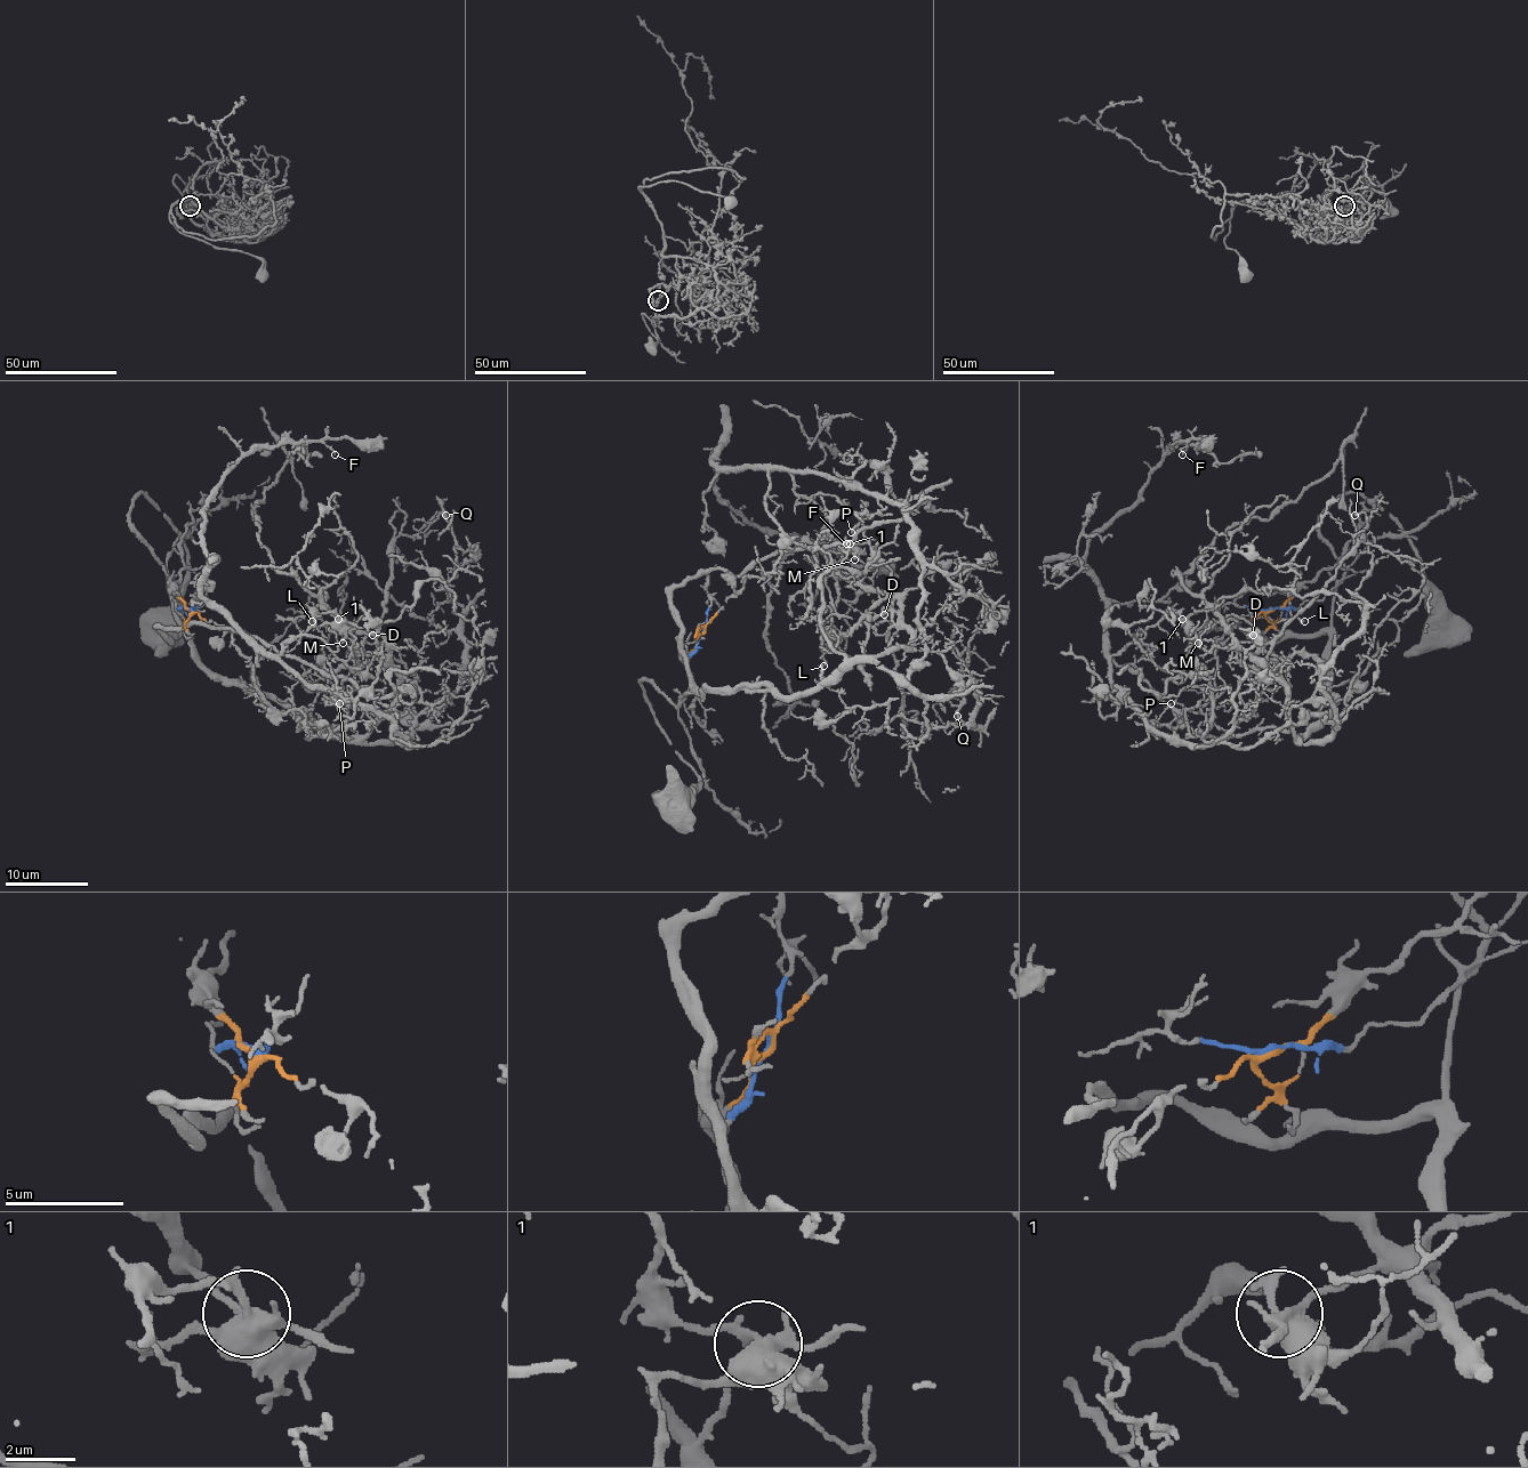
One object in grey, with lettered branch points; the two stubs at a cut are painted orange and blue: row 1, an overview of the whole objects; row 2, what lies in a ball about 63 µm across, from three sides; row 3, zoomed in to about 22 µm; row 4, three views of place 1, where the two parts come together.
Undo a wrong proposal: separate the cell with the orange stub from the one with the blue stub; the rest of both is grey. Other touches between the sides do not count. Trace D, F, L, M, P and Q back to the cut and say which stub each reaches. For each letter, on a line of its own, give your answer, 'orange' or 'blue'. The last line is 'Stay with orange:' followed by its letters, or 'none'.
D: blue
F: orange
L: blue
M: orange
P: orange
Q: blue
Stay with orange: F, M, P

